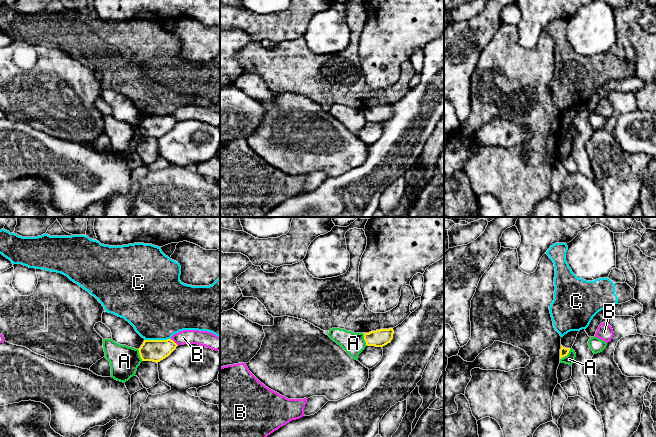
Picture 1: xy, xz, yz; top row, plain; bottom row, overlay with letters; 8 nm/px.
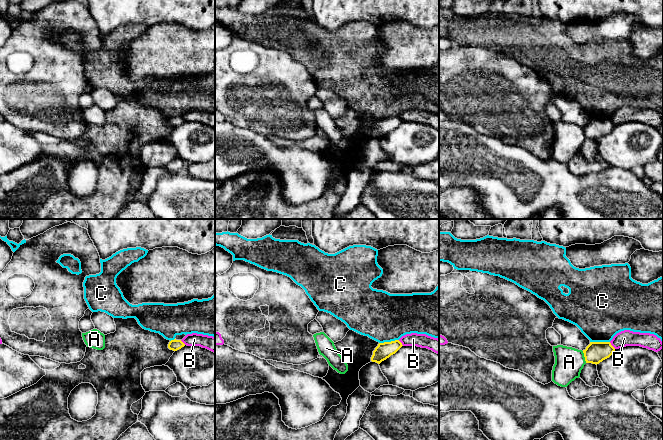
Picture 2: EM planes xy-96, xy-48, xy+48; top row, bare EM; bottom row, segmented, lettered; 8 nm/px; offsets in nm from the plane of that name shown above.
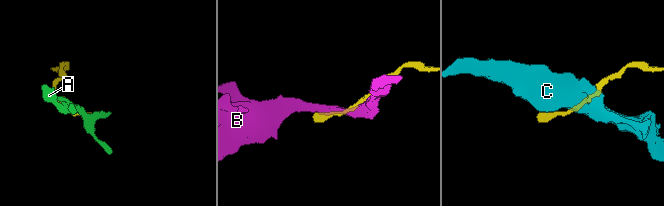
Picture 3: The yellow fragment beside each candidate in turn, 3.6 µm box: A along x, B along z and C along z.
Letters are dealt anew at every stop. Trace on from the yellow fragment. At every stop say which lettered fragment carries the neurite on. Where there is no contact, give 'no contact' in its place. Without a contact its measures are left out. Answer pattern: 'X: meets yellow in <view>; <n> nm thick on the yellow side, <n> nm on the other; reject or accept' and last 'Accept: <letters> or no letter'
A: meets yellow in yz; 70 nm thick on the yellow side, 80 nm on the other; reject
B: meets yellow in xy; 180 nm thick on the yellow side, 130 nm on the other; reject
C: meets yellow in xy; 180 nm thick on the yellow side, 480 nm on the other; reject
Accept: no letter

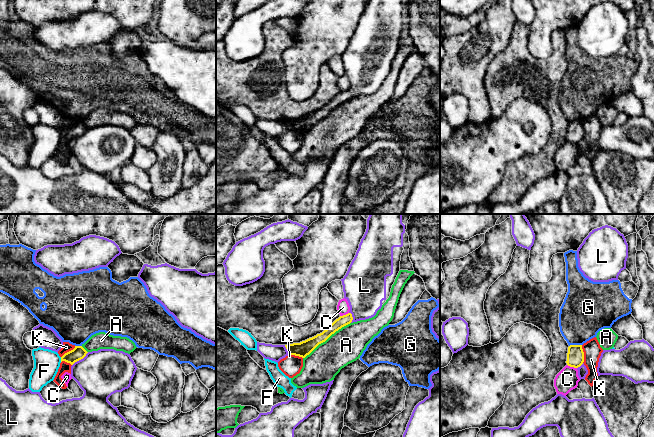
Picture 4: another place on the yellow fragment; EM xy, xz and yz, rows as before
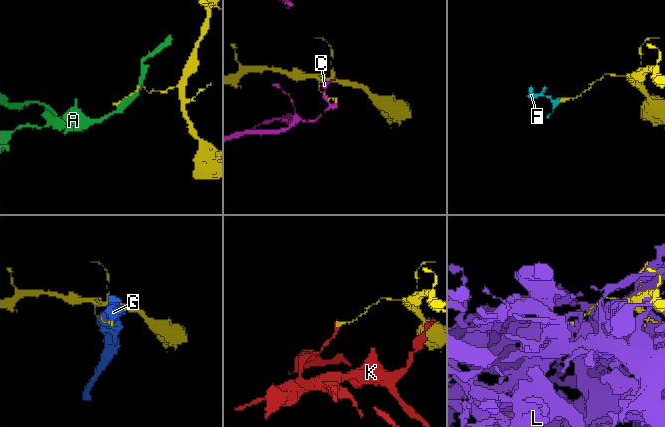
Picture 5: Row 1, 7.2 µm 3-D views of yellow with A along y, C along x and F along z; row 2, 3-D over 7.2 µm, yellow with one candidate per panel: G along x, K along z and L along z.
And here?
A: meets yellow in xz; 120 nm thick on the yellow side, 280 nm on the other; reject
C: meets yellow in yz; 140 nm thick on the yellow side, 180 nm on the other; reject
F: meets yellow in xy; 110 nm thick on the yellow side, 200 nm on the other; reject
G: meets yellow in yz; 140 nm thick on the yellow side, 380 nm on the other; reject
K: meets yellow in yz; 140 nm thick on the yellow side, 140 nm on the other; reject
L: meets yellow in xy; 110 nm thick on the yellow side, 380 nm on the other; reject
Accept: no letter

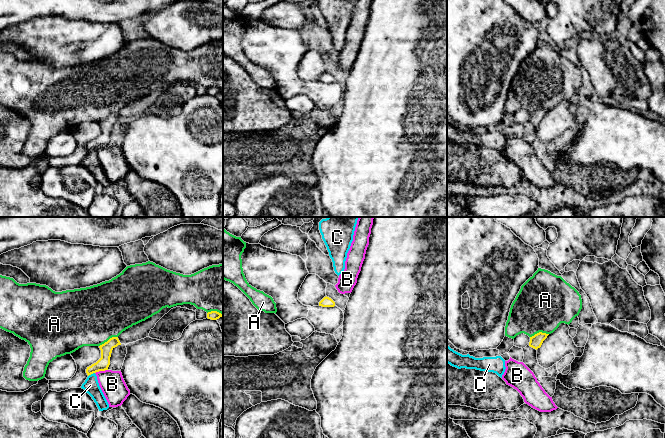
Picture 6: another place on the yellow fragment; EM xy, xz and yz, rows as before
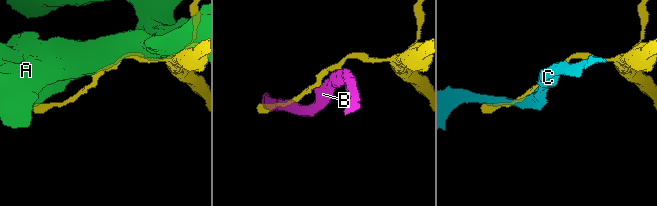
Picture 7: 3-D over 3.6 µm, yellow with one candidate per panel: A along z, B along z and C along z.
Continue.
A: meets yellow in xy; 100 nm thick on the yellow side, 480 nm on the other; reject
B: meets yellow in xy; 100 nm thick on the yellow side, 200 nm on the other; reject
C: meets yellow in xy; 100 nm thick on the yellow side, 120 nm on the other; reject
Accept: no letter

